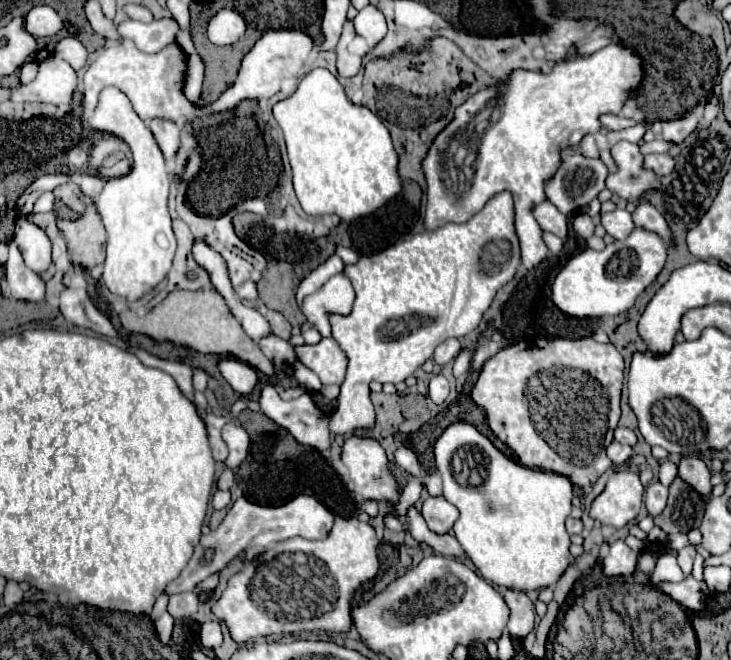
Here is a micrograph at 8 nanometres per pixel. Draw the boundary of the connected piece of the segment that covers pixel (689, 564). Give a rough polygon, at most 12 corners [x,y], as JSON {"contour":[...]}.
{"contour":[[693,545],[677,553],[679,567],[685,575],[692,572],[695,553]]}

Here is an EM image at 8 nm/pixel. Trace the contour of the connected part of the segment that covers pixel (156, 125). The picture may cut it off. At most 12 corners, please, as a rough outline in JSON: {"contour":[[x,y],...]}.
{"contour":[[151,121],[151,131],[173,161],[181,147],[181,127],[169,121]]}

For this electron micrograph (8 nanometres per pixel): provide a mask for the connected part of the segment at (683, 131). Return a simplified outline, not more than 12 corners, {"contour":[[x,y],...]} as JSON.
{"contour":[[703,109],[663,121],[661,137],[681,145],[697,129]]}

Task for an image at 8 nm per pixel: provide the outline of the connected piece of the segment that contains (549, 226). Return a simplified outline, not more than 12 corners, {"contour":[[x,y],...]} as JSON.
{"contour":[[553,203],[537,205],[533,215],[543,231],[563,241],[569,219]]}

